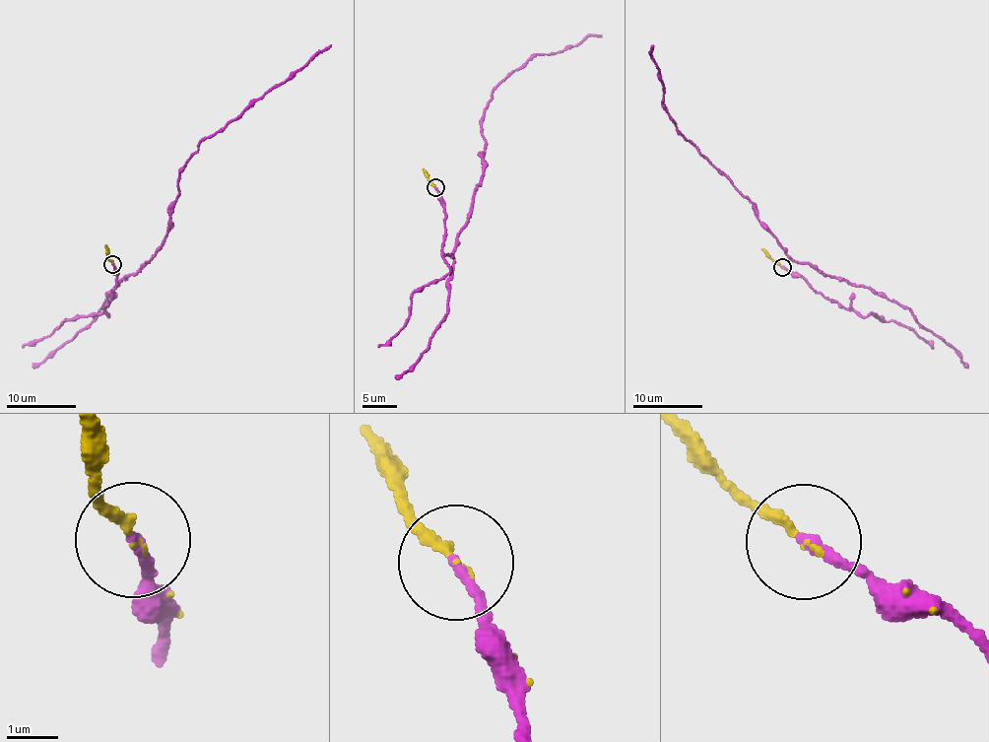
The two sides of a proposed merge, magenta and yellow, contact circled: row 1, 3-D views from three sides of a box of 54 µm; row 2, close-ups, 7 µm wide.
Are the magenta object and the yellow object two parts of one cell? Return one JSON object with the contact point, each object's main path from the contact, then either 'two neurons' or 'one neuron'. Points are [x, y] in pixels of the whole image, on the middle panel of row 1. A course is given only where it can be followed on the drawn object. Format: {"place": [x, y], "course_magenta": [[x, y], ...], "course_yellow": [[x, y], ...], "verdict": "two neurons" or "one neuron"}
{"place": [435, 187], "course_magenta": [[434, 187], [446, 229], [442, 249], [452, 256], [480, 181], [481, 119], [491, 95], [536, 54], [601, 36]], "course_yellow": [[434, 187], [422, 169]], "verdict": "one neuron"}

